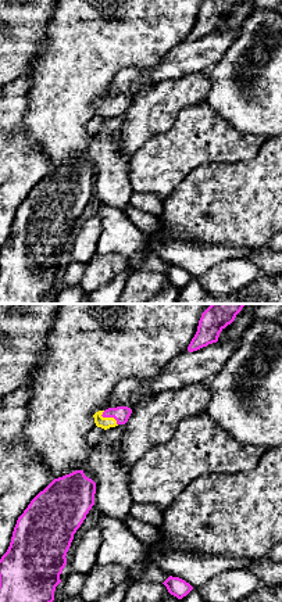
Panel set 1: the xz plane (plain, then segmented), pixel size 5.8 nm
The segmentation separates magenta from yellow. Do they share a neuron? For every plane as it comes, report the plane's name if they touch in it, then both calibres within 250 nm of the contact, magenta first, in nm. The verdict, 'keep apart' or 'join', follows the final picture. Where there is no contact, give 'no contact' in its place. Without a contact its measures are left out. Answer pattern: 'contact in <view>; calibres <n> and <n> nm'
contact in xz; calibres 100 and 70 nm

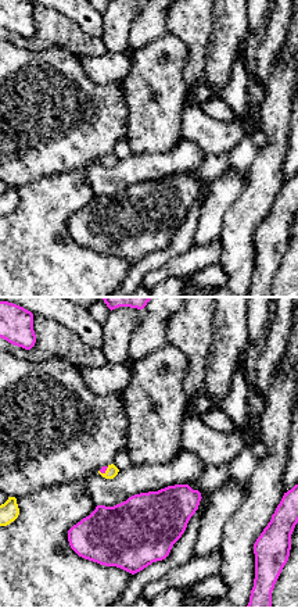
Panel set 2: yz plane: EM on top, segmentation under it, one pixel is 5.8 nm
contact in yz; calibres 40 and 70 nm

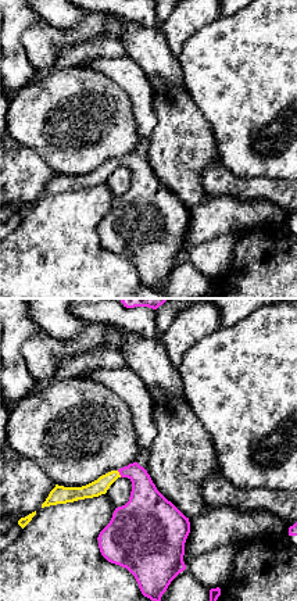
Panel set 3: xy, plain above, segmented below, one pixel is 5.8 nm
contact in xy; calibres 220 and 90 nm

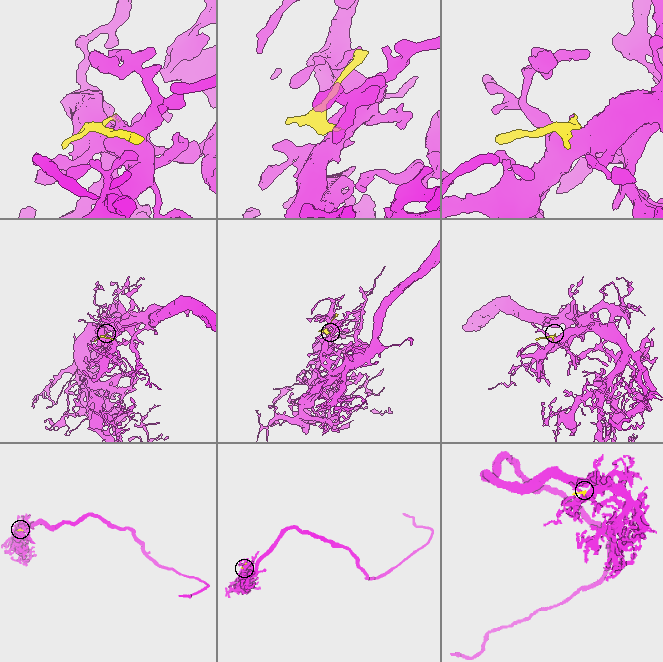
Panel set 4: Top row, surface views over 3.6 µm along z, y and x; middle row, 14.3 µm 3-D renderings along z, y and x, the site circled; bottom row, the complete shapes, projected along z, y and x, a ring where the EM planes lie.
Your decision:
join

